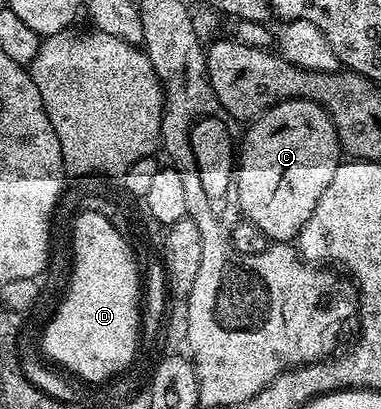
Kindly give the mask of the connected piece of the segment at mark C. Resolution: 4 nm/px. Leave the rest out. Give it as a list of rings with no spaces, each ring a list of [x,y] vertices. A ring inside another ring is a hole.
[[[287,99],[268,107],[246,128],[247,136],[237,151],[237,170],[234,172],[233,195],[239,198],[242,218],[248,219],[257,229],[261,229],[271,241],[291,241],[299,230],[313,217],[321,193],[329,189],[333,173],[337,173],[341,162],[341,148],[337,129],[327,116],[327,111],[319,103],[308,99]]]

